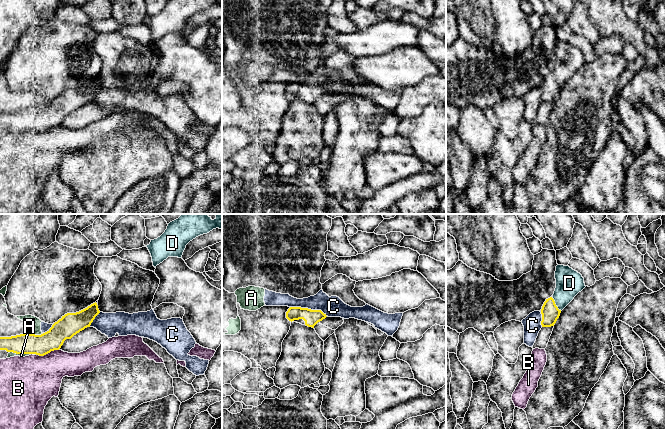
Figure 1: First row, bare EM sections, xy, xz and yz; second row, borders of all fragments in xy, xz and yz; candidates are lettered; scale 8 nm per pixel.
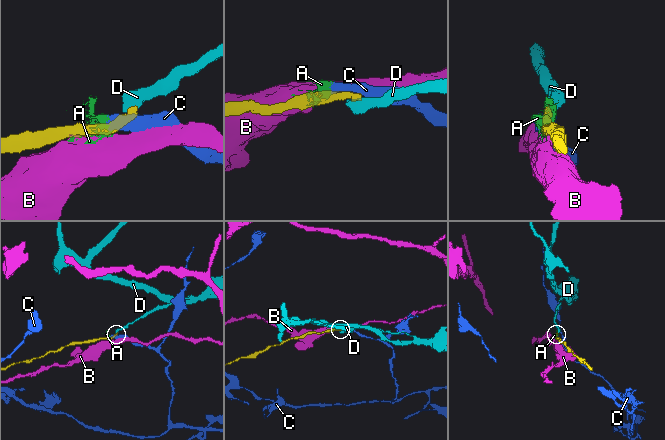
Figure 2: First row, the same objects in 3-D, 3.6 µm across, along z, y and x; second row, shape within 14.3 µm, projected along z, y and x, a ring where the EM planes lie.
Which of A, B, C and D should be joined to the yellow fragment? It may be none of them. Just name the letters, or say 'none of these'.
D

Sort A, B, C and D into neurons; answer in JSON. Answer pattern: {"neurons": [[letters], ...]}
{"neurons": [["A", "C"], ["B"], ["D"]]}

